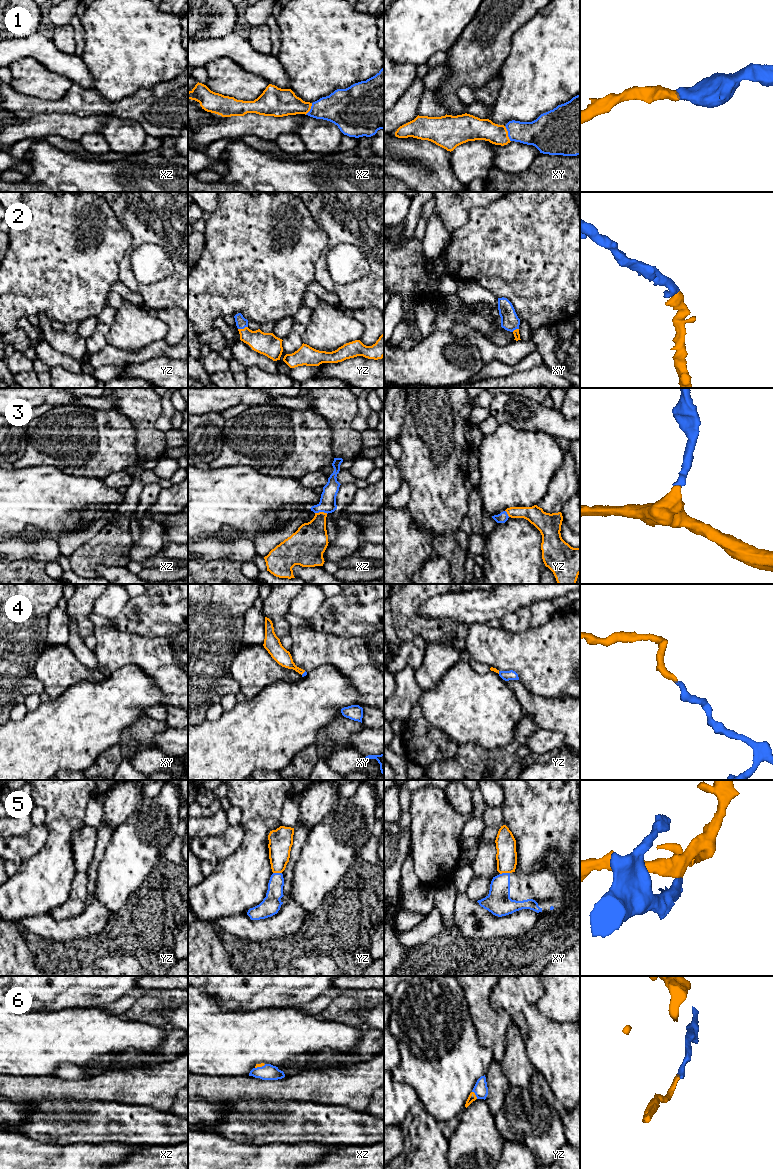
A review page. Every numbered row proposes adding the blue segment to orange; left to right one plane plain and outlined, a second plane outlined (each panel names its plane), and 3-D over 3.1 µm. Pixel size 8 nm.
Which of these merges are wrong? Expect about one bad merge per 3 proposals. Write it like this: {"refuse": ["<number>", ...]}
{"refuse": ["5"]}

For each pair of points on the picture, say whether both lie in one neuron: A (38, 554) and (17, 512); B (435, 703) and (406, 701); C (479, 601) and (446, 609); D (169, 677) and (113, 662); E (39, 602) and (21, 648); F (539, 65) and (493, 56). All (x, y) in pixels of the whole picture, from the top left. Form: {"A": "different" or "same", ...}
{"A": "different", "B": "different", "C": "same", "D": "same", "E": "same", "F": "different"}

